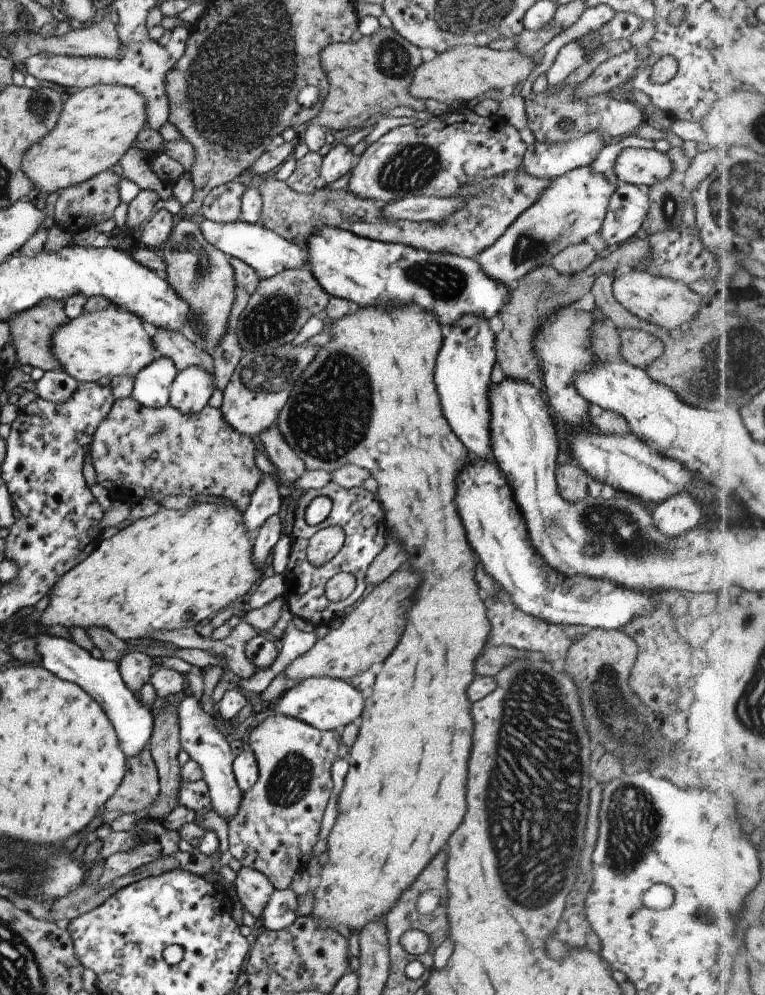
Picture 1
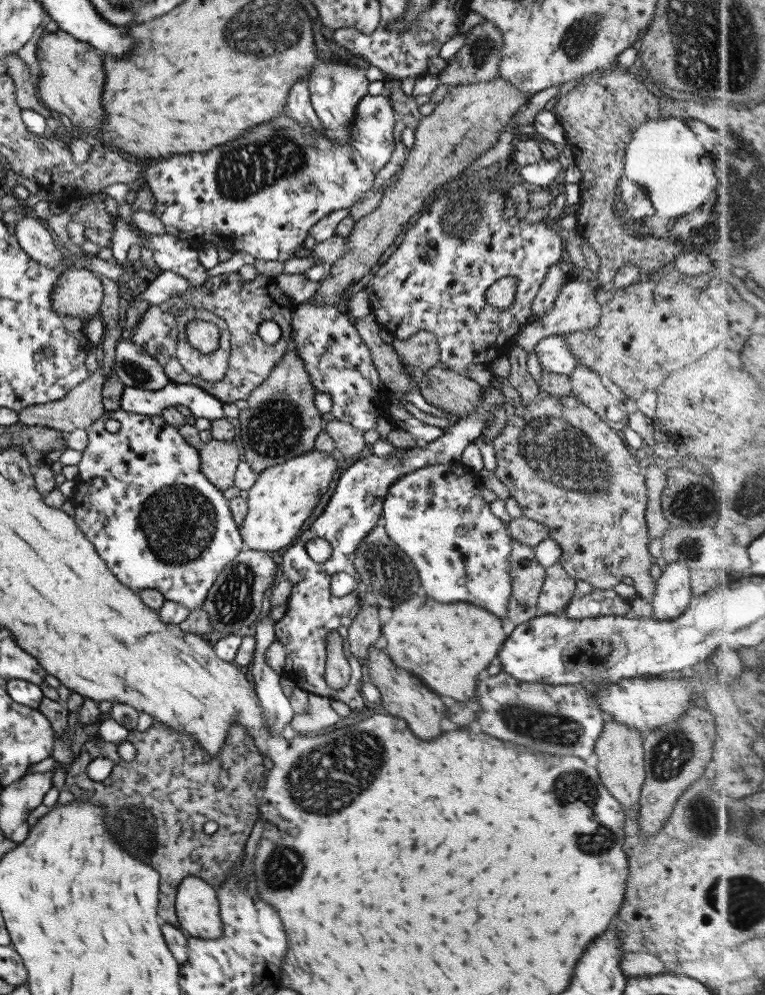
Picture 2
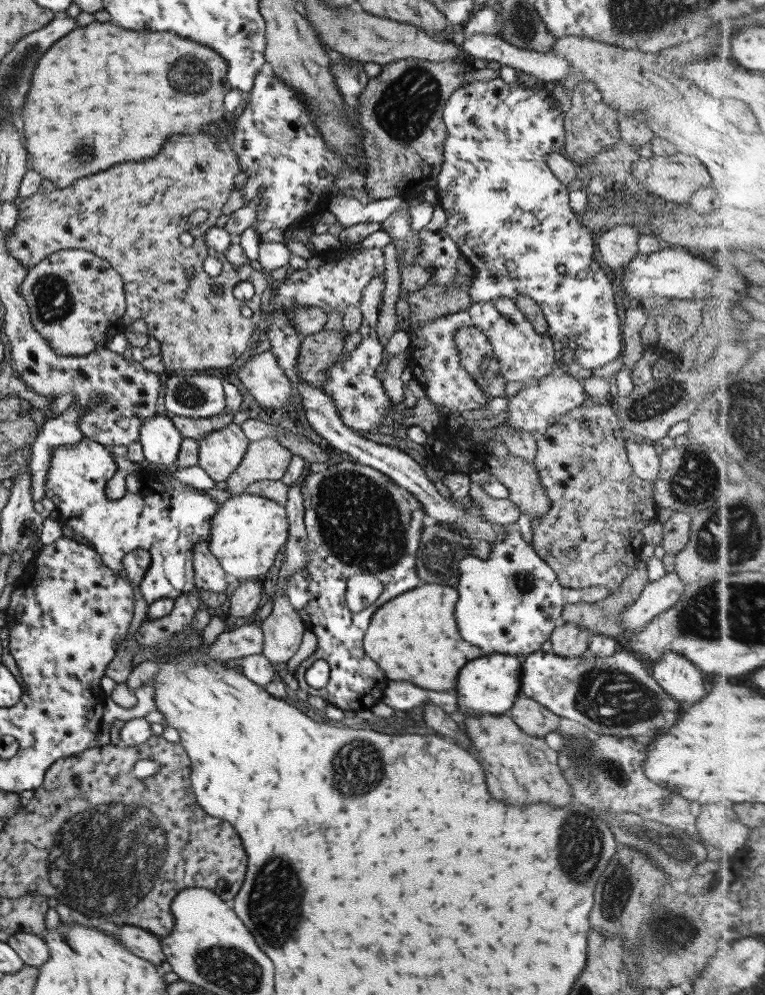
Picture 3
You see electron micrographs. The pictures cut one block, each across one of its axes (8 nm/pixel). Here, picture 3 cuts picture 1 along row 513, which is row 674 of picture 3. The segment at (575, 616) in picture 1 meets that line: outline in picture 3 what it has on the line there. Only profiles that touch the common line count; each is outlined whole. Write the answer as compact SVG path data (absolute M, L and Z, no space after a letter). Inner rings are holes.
M491 654L468 662L458 676L458 706L468 715L505 715L521 691L523 657Z

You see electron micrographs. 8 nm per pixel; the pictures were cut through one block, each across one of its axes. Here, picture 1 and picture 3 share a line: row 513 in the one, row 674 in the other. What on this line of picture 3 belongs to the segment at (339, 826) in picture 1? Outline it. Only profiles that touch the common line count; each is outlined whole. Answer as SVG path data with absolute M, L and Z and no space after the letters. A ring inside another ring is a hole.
M423 583L419 587L386 601L378 610L374 611L365 632L363 641L366 654L378 663L380 670L390 680L408 680L420 688L436 690L436 692L454 688L460 668L466 662L482 656L482 652L476 650L476 646L464 642L458 634L456 620L454 620L456 600L458 600L457 589L439 584Z

